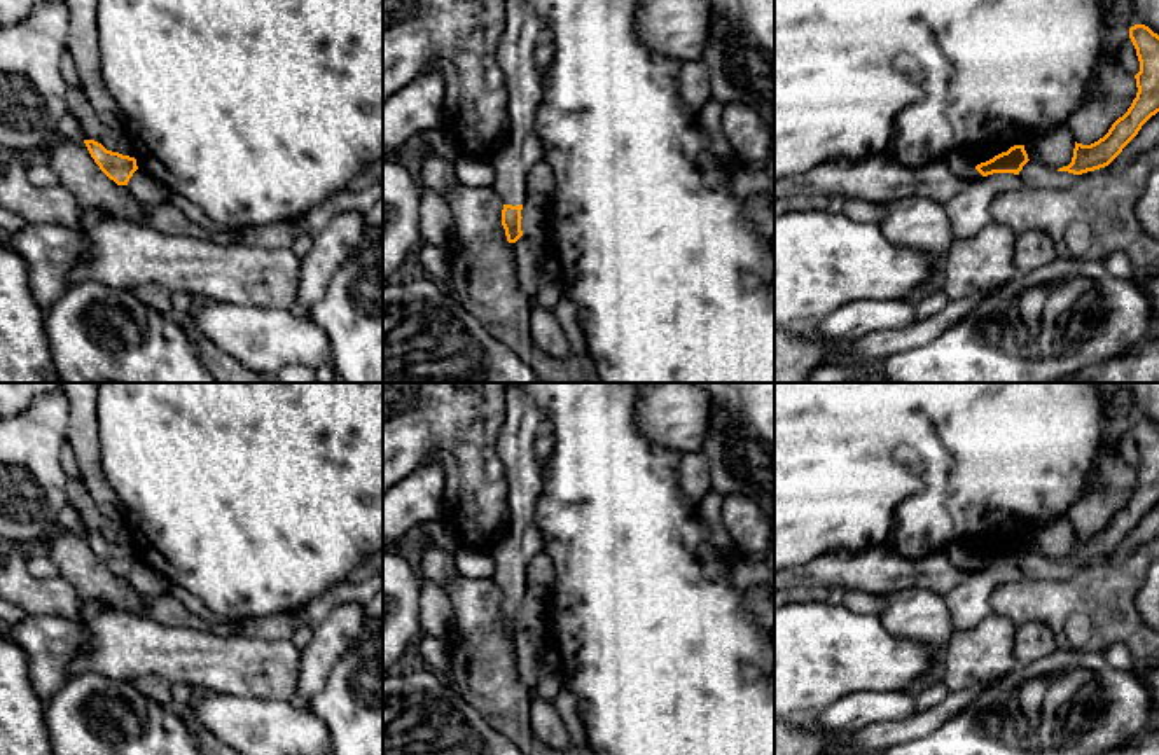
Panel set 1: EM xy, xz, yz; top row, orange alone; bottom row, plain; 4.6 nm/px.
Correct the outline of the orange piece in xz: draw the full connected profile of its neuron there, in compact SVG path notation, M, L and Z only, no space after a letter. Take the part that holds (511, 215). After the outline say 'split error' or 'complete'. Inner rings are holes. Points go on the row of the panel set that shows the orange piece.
M526 0L505 2L505 30L496 51L498 66L509 93L509 138L496 152L493 190L502 197L502 225L509 243L521 236L521 210L528 171L544 161L544 149L535 133L542 103L542 79L533 59L544 35L542 17Z; split error

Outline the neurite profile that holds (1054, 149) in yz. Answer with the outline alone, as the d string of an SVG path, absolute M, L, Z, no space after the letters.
M1059 126L1028 136L1023 145L1030 161L1044 163L1047 168L1058 171L1072 163L1075 140L1066 126Z

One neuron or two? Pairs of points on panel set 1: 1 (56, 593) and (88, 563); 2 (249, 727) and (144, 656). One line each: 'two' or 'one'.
1: two
2: two

